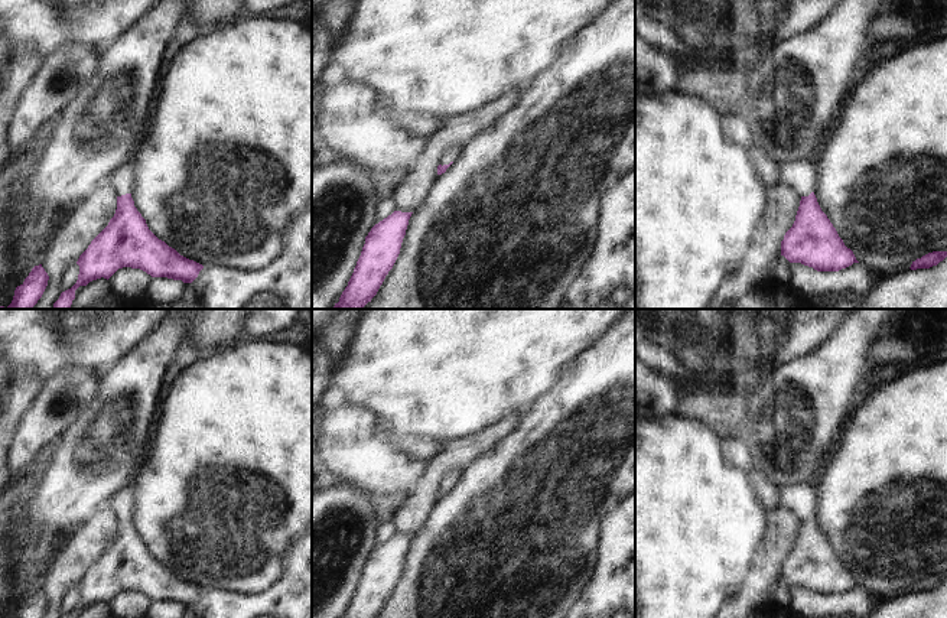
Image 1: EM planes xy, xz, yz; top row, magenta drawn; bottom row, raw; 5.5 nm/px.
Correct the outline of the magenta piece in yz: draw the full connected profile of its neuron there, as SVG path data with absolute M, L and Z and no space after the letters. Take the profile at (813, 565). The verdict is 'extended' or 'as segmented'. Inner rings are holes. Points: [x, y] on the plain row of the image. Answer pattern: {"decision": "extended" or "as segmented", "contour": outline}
{"decision": "extended", "contour": "M807 482L781 485L780 505L801 520L795 544L781 565L781 579L790 586L801 586L817 595L839 595L859 586L817 526L816 485Z"}

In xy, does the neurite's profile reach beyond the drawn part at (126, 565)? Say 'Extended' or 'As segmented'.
Extended.

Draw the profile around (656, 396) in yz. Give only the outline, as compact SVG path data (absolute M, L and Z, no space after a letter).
M635 357L635 422L676 413L680 387Z

